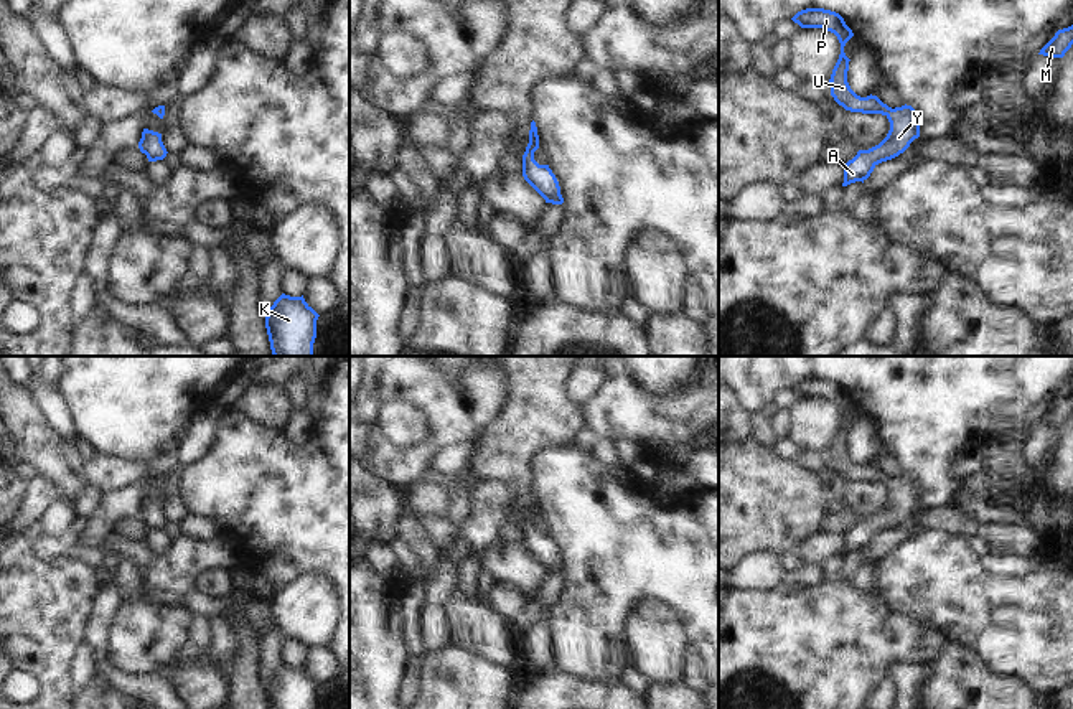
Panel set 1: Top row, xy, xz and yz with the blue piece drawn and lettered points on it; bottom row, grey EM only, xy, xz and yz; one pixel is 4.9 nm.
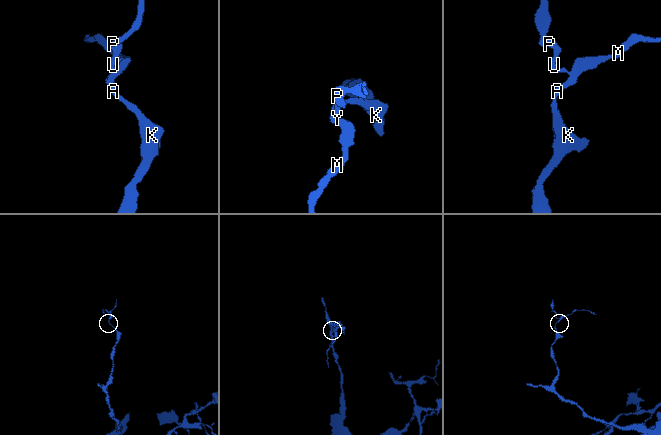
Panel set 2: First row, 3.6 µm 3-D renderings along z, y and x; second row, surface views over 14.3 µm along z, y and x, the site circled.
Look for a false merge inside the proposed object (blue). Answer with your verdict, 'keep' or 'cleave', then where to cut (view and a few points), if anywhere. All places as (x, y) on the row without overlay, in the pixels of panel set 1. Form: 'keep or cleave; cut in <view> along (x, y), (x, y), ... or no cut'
keep; no cut

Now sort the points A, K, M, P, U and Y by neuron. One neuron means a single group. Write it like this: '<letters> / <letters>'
A K M P U Y

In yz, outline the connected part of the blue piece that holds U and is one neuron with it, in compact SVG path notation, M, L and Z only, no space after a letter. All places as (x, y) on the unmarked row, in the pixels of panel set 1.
M806 378L798 381L793 387L801 397L822 397L837 406L841 412L841 424L831 444L831 465L834 470L850 481L882 483L890 491L887 506L869 519L859 519L857 524L844 534L844 552L847 556L855 551L865 551L874 538L887 529L903 523L910 513L920 506L920 488L911 475L888 477L877 465L860 467L849 452L849 427L844 422L846 412L854 406L844 387L831 379Z

